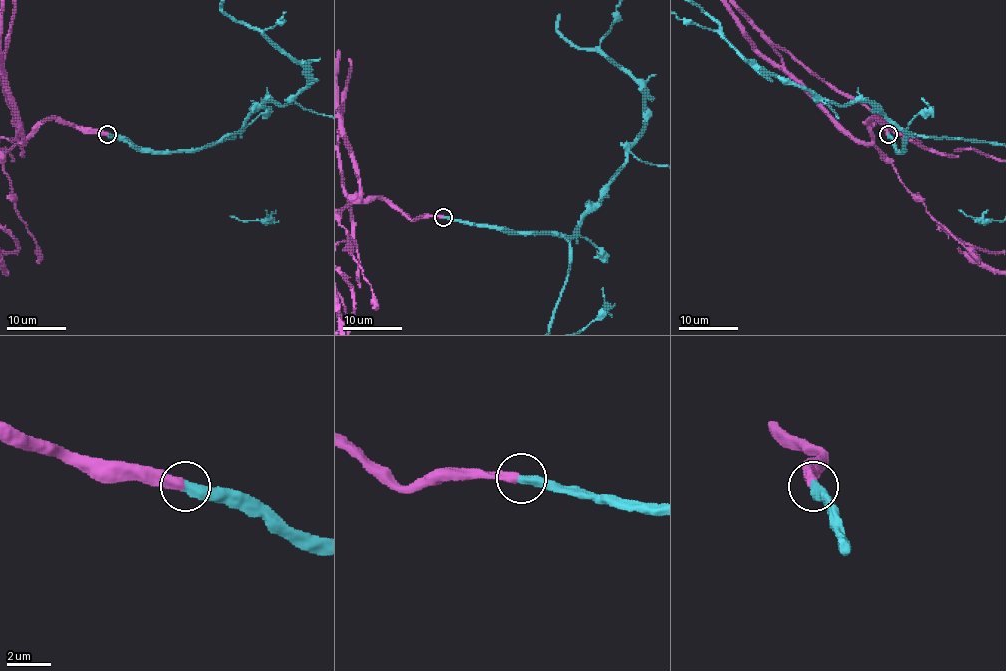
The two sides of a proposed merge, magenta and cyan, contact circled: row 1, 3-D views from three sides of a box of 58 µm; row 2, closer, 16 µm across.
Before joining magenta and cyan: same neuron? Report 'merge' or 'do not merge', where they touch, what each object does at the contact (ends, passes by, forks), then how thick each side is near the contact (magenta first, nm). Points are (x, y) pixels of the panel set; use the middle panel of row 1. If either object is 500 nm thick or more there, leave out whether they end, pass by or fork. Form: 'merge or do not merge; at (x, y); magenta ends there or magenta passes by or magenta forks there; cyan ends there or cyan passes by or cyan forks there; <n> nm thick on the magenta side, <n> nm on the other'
merge; at (443, 217); magenta ends there; cyan ends there; 440 nm thick on the magenta side, 480 nm on the other

